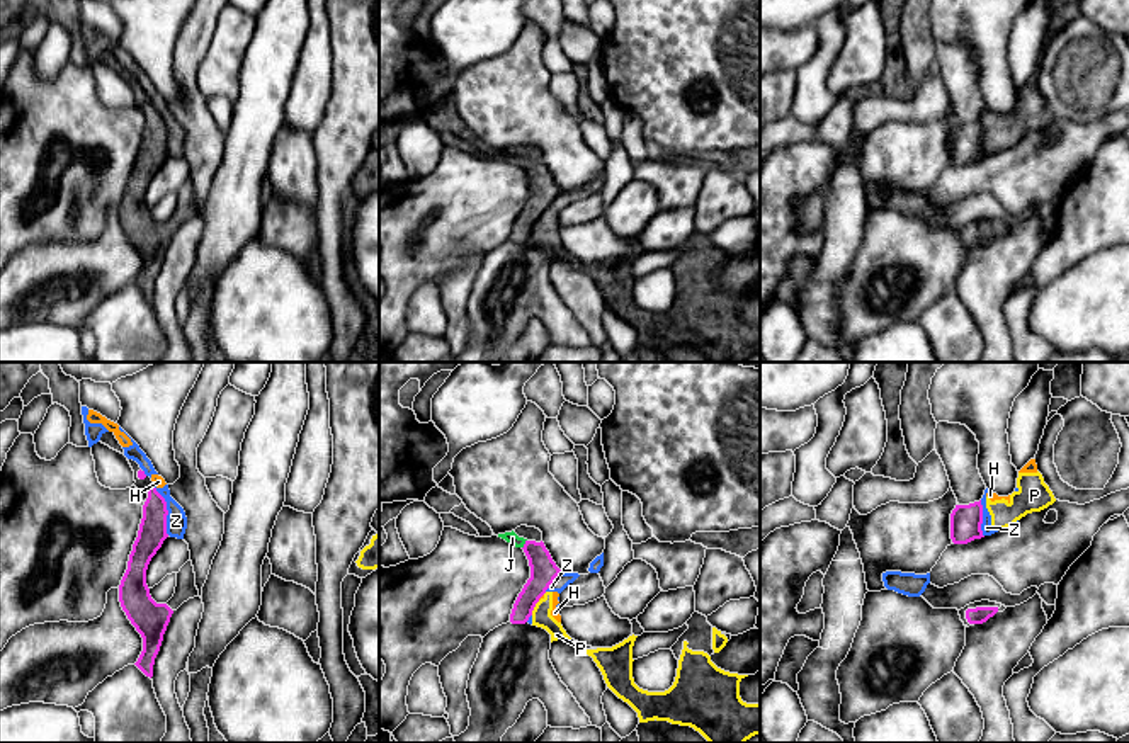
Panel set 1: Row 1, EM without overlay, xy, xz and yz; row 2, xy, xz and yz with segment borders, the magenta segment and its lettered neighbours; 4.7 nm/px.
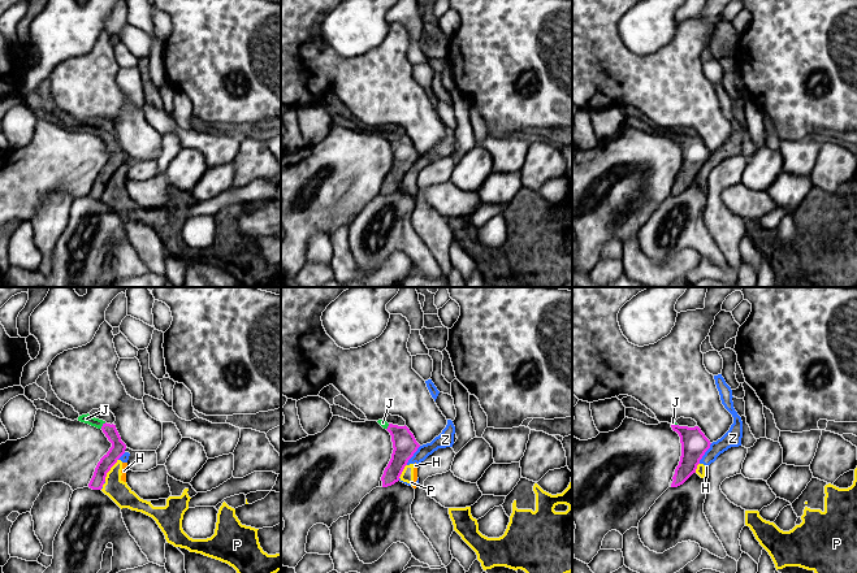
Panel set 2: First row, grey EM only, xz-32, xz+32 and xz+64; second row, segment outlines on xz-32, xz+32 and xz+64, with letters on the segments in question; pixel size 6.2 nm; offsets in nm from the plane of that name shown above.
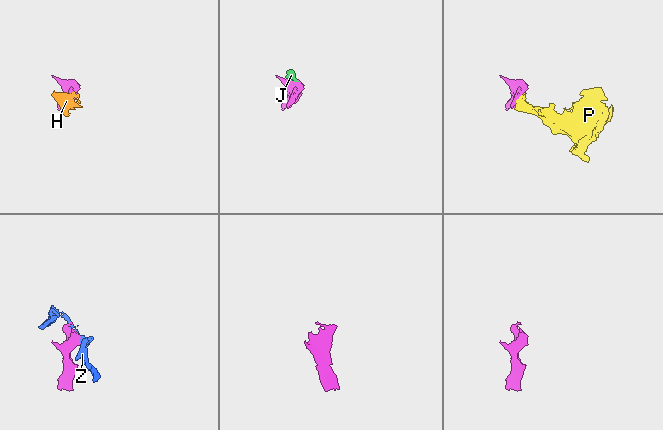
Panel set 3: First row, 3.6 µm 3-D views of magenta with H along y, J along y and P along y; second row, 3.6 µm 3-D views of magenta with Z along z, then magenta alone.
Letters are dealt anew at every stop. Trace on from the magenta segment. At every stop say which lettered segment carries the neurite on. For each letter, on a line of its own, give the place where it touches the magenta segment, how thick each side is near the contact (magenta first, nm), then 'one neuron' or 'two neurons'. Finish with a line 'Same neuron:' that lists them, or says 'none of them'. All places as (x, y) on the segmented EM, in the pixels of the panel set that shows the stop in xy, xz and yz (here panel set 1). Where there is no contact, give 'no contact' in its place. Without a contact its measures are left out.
H: meets magenta in xz at (539, 597); 130 nm thick on the magenta side, 20 nm on the other; two neurons
J: meets magenta in xz at (524, 544); 130 nm thick on the magenta side, 60 nm on the other; one neuron
P: meets magenta in xz at (534, 606); 130 nm thick on the magenta side, 100 nm on the other; two neurons
Z: meets magenta in xy at (167, 510); 130 nm thick on the magenta side, 100 nm on the other; two neurons
Same neuron: J

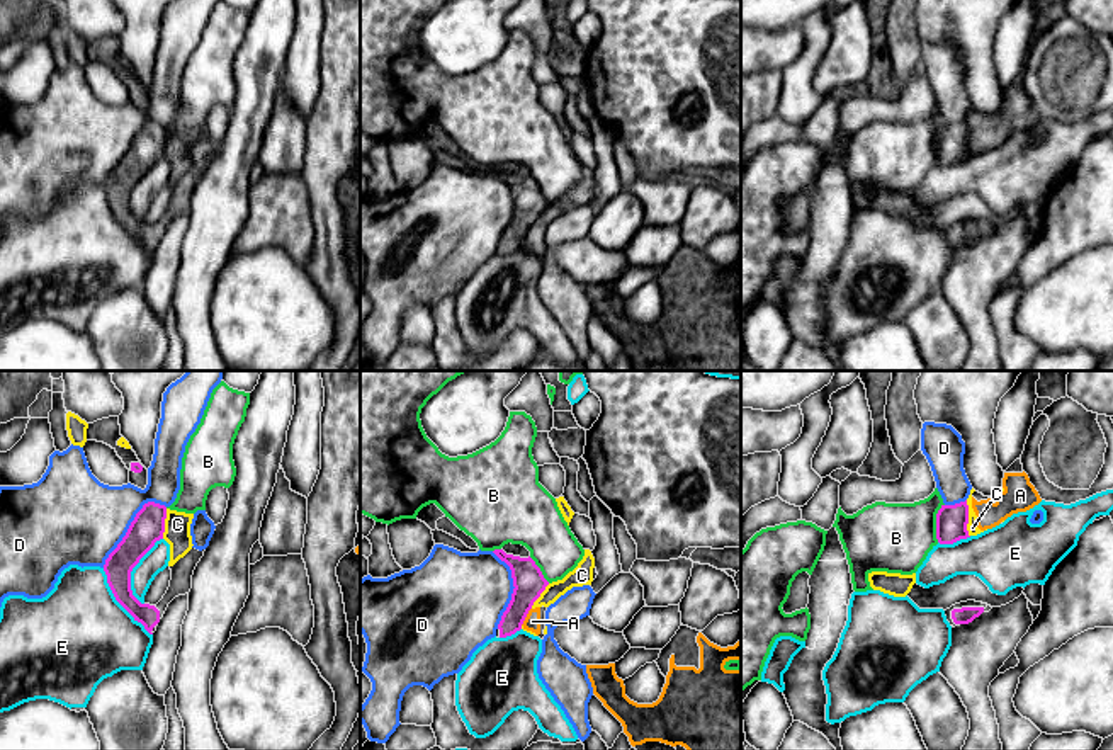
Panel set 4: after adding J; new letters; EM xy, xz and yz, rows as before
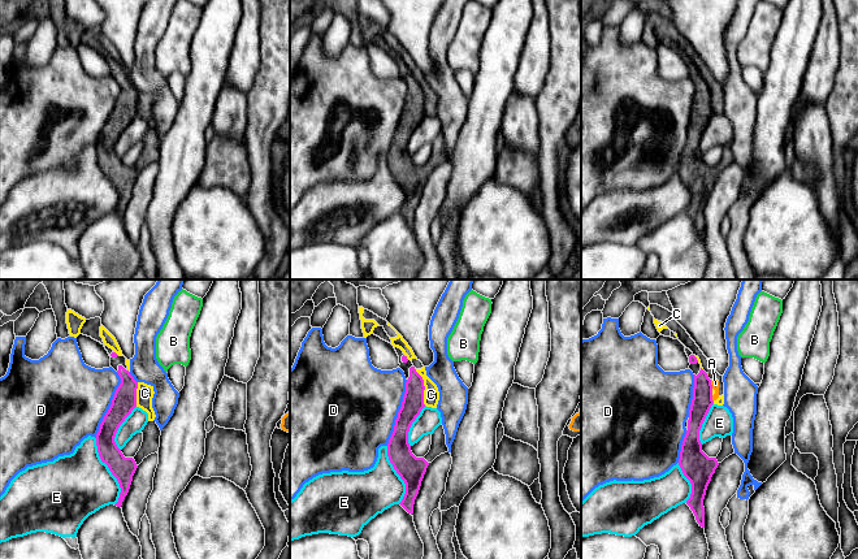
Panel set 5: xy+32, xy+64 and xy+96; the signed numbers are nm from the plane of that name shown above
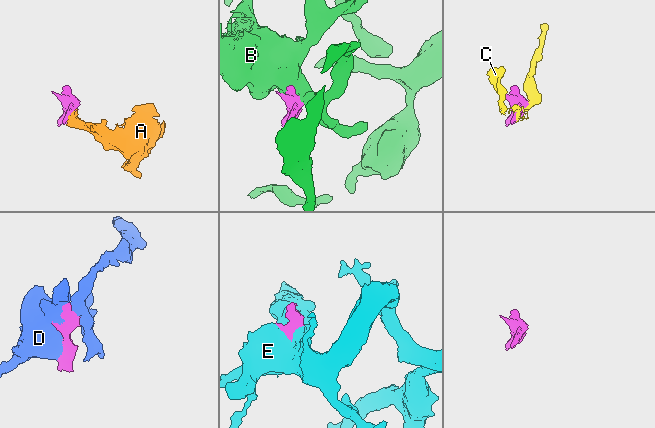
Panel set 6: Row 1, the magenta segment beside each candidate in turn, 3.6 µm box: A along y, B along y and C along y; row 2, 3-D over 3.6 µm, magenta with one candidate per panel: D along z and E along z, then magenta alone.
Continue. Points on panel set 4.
A: meets magenta in xz at (525, 616); 150 nm thick on the magenta side, 80 nm on the other; two neurons
B: meets magenta in yz at (937, 522); 150 nm thick on the magenta side, 340 nm on the other; two neurons
C: meets magenta in yz at (967, 519); 150 nm thick on the magenta side, 50 nm on the other; two neurons
D: meets magenta in xy at (129, 526); 160 nm thick on the magenta side, 420 nm on the other; two neurons
E: meets magenta in xy at (119, 602); 130 nm thick on the magenta side, 480 nm on the other; two neurons
Same neuron: none of them

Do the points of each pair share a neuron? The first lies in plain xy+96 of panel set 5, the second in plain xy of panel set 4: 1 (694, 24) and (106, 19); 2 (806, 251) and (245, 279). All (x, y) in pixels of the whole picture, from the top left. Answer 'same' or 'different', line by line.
1: different
2: same

